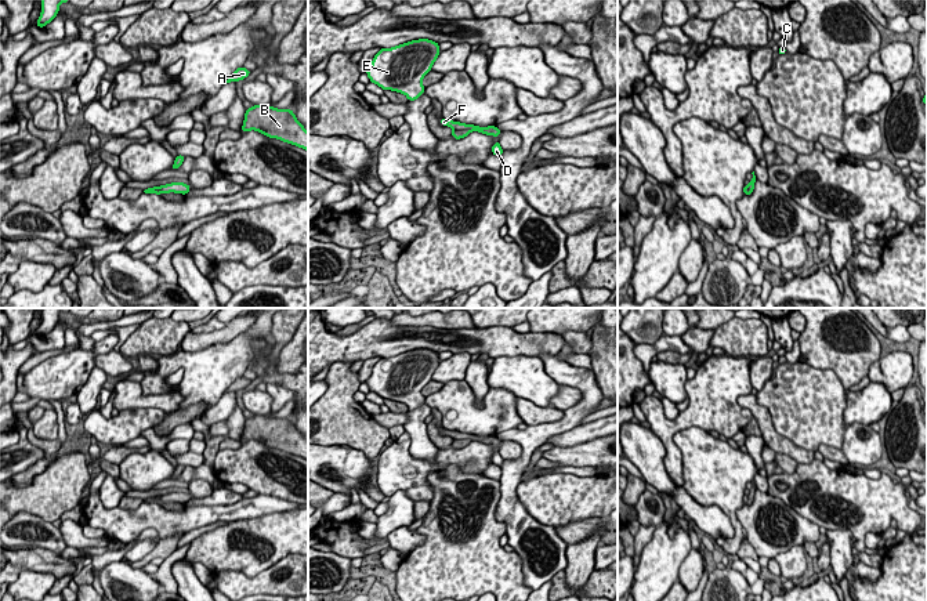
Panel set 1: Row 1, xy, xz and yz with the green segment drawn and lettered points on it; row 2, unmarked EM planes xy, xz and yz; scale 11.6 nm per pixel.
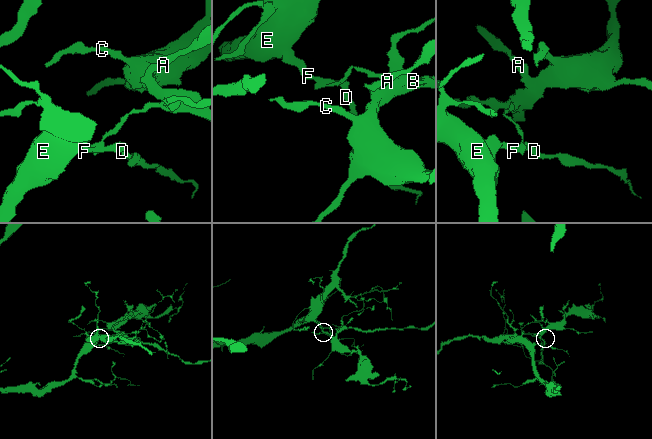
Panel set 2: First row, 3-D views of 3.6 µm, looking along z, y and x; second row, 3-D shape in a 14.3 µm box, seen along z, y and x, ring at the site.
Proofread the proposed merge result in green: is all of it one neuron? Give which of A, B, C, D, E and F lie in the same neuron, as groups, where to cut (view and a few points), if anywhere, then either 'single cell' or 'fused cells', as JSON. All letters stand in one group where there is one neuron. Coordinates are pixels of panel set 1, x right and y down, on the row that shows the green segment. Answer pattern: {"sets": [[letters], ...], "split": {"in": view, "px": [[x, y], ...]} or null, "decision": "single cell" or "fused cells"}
{"sets": [["A", "B", "C"], ["D", "E", "F"]], "split": {"in": "xz", "px": [[453, 129], [471, 130]]}, "decision": "fused cells"}

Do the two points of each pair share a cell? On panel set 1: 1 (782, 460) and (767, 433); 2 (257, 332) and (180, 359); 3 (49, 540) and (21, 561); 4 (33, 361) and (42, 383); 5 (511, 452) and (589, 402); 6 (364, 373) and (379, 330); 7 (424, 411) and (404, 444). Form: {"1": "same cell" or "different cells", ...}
{"1": "different cells", "2": "same cell", "3": "different cells", "4": "different cells", "5": "different cells", "6": "different cells", "7": "different cells"}

